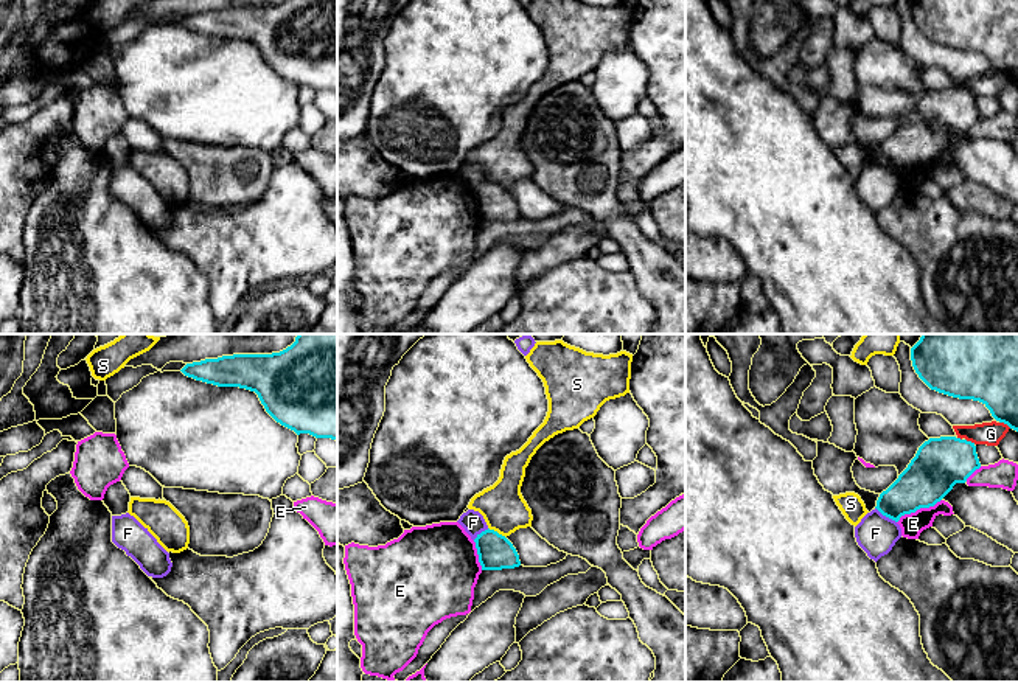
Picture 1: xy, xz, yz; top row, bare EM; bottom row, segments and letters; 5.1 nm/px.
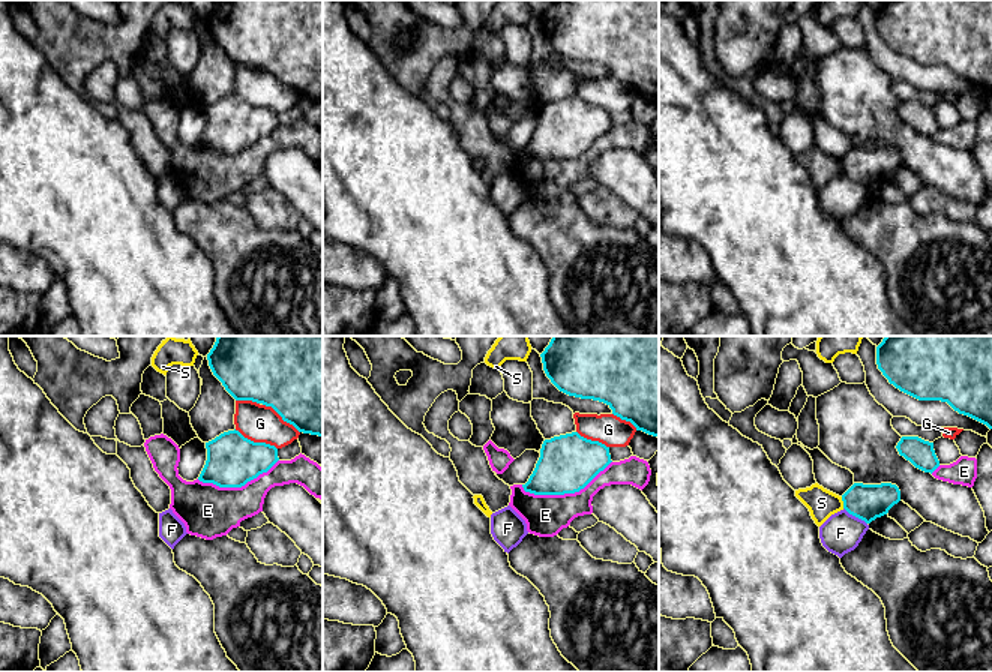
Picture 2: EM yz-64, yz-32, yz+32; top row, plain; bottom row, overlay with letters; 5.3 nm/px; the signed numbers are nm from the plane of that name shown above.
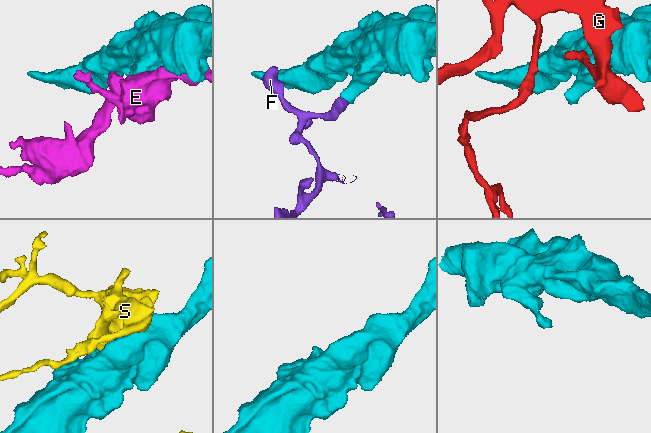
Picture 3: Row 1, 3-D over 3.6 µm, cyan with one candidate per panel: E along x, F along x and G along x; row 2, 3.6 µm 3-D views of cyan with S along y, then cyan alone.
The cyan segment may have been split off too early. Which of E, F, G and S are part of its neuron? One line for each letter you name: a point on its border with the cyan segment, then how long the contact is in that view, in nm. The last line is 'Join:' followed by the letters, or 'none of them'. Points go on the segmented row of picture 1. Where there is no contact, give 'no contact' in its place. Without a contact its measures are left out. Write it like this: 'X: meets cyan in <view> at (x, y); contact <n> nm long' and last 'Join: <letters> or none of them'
Join: none of them

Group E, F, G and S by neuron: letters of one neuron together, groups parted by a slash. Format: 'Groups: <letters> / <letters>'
Groups: E / F / G / S

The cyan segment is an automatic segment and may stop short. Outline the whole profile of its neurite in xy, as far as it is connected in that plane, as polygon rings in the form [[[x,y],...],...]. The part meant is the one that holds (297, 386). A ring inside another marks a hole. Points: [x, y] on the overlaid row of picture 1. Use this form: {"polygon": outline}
{"polygon": [[[298,334],[295,342],[272,354],[233,354],[187,364],[185,376],[218,387],[255,391],[266,412],[297,435],[337,441],[337,334]]]}

